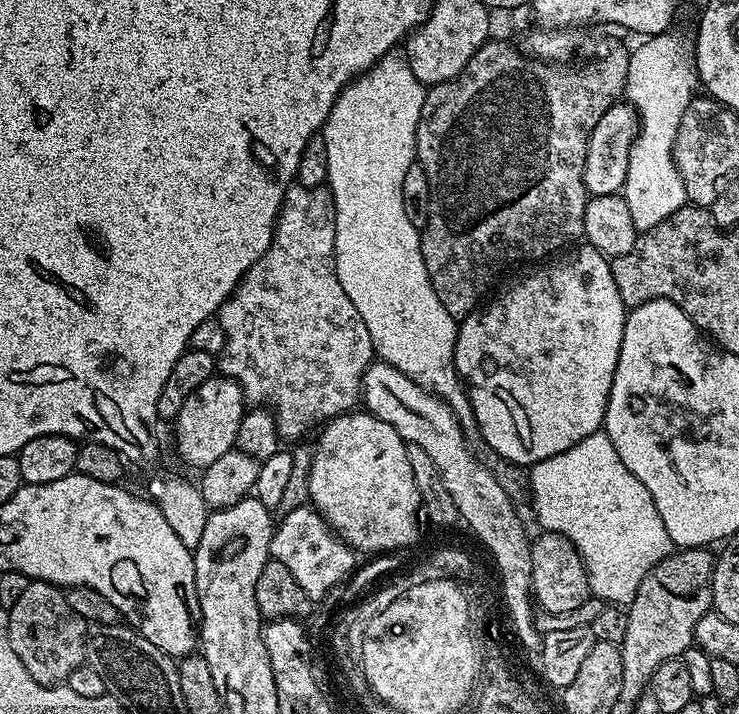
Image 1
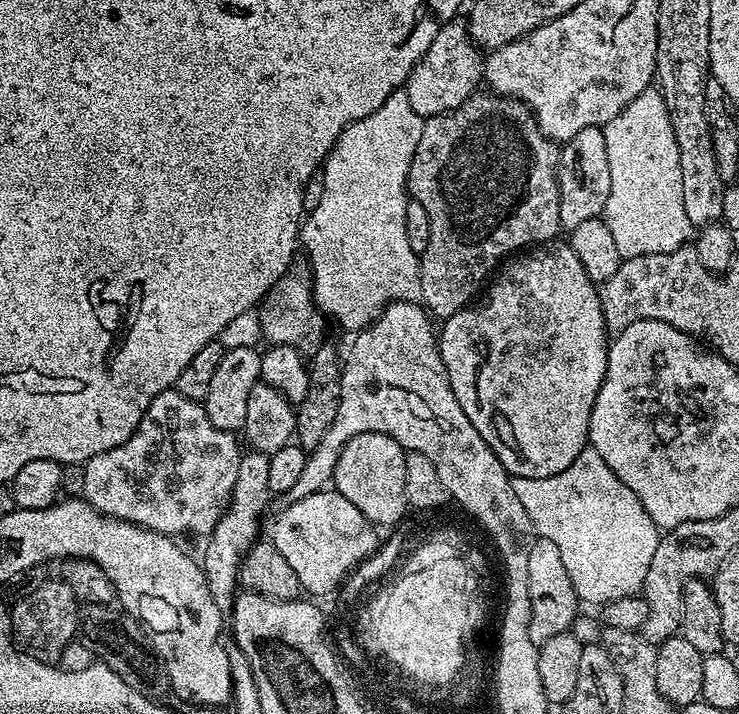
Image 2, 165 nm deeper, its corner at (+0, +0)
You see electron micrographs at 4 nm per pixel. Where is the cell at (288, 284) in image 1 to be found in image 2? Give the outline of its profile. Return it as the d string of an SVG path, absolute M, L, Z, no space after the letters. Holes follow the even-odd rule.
M293 266L264 297L258 308L260 334L269 345L289 344L308 354L319 348L324 336L326 317L316 307L316 297L312 295L312 278L307 267Z

